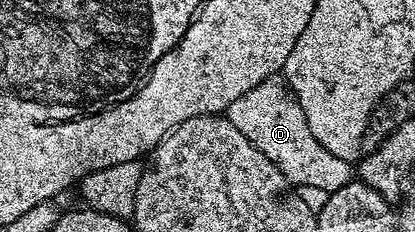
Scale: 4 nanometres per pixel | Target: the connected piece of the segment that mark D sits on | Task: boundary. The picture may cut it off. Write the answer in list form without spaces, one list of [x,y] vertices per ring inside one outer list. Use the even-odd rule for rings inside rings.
[[[281,72],[260,80],[256,88],[248,88],[248,92],[240,96],[240,100],[232,100],[232,104],[224,111],[224,117],[236,124],[237,131],[246,136],[261,154],[268,156],[268,160],[272,160],[272,164],[295,188],[307,186],[310,190],[322,190],[321,193],[327,195],[344,188],[344,184],[355,177],[356,170],[351,163],[340,160],[340,156],[332,156],[332,152],[328,152],[328,148],[324,148],[324,144],[320,144],[320,140],[312,136],[312,128],[308,128],[308,120],[304,120],[304,108],[300,108],[292,88],[286,82],[286,75]]]

